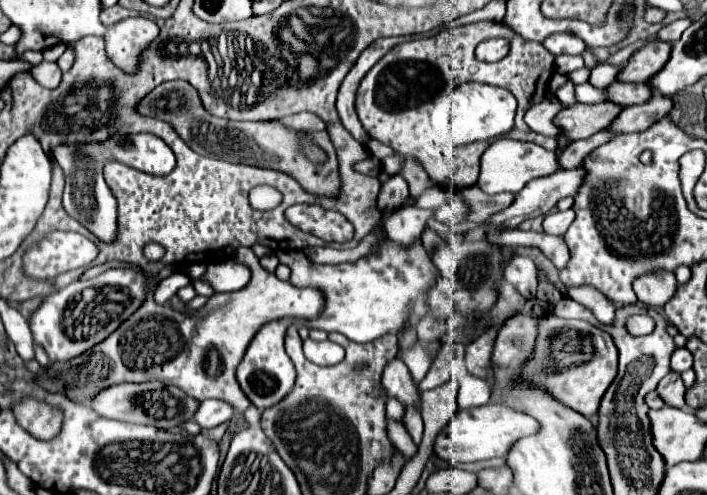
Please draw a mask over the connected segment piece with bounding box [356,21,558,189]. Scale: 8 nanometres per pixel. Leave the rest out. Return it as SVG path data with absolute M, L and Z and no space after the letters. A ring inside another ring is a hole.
M482 21L482 23L470 23L470 25L446 29L431 37L402 43L390 53L386 53L360 81L360 87L356 91L356 113L362 121L362 127L368 131L372 139L394 149L392 157L382 159L382 169L388 175L400 173L404 159L414 159L420 163L420 157L428 157L428 169L432 169L432 157L436 157L436 153L454 151L450 157L444 159L446 167L438 171L438 179L431 180L439 185L446 183L448 187L456 187L456 189L470 187L470 185L476 185L478 181L482 153L496 139L460 145L454 137L456 131L450 117L452 115L450 93L460 83L466 83L466 81L480 81L480 83L490 83L490 85L508 89L518 101L518 119L512 133L508 133L508 137L518 141L534 141L544 149L558 151L558 139L534 133L522 121L524 113L532 105L534 93L540 91L540 101L544 99L546 89L542 85L538 89L538 81L546 71L552 77L552 71L556 67L554 61L556 57L548 53L542 47L542 43L520 41L520 37L512 37L512 33L508 33L508 29L504 29L502 23ZM488 37L510 37L512 41L510 53L496 63L480 63L474 57L474 49L480 41Z

